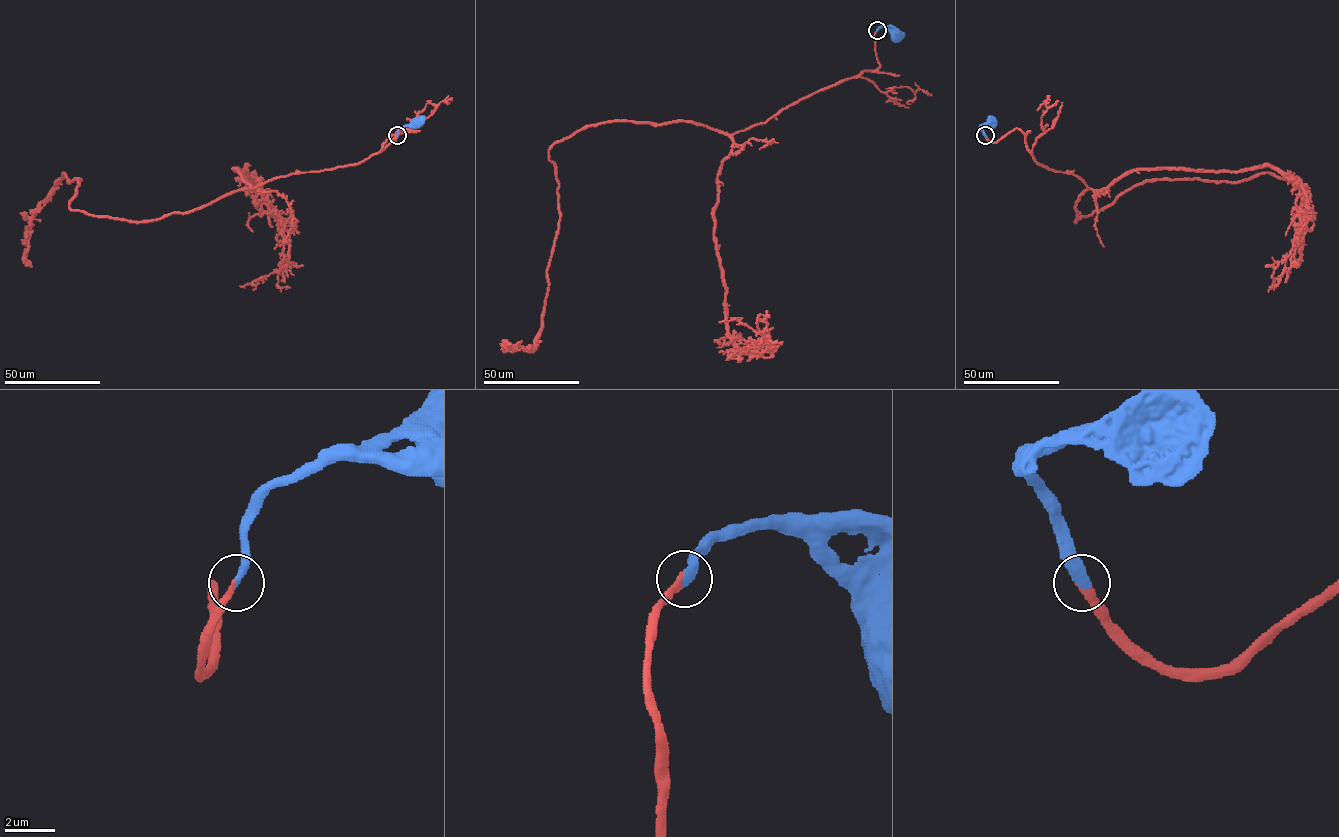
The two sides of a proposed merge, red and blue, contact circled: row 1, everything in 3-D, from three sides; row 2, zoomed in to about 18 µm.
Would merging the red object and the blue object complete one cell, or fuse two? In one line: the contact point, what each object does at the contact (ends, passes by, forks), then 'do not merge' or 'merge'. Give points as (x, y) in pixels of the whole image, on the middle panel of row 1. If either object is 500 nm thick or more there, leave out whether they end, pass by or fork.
place (877, 30); red ends; blue ends; merge

